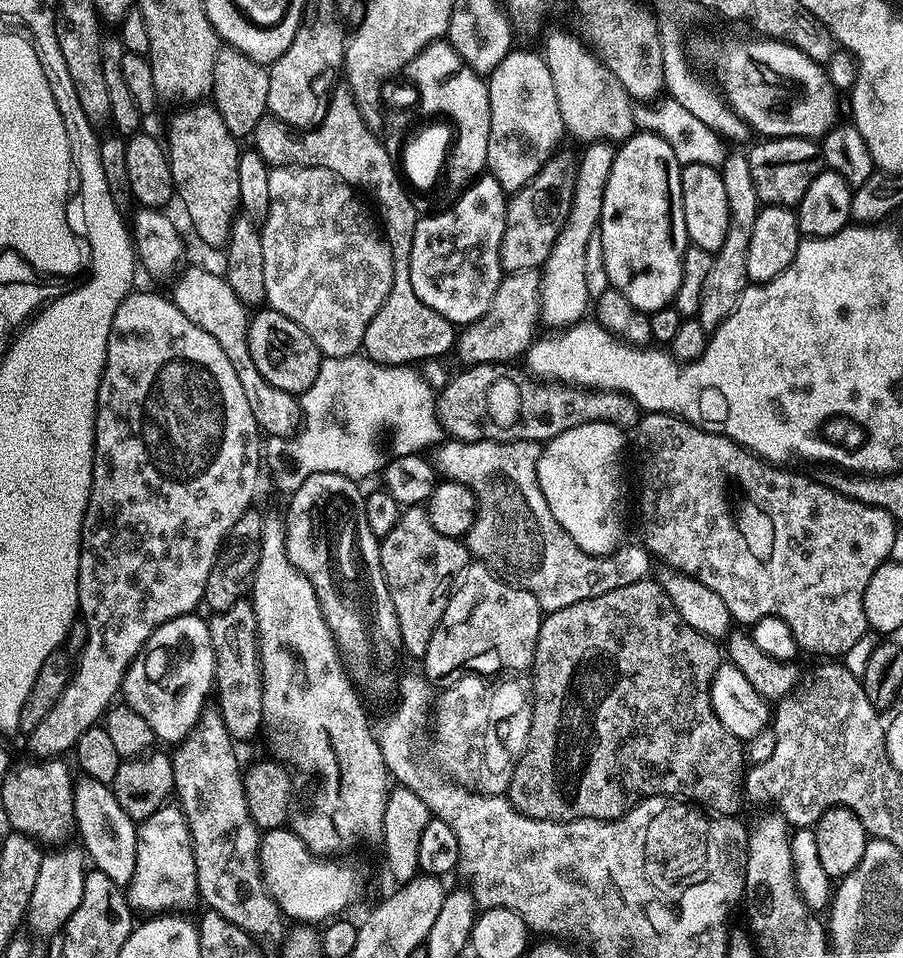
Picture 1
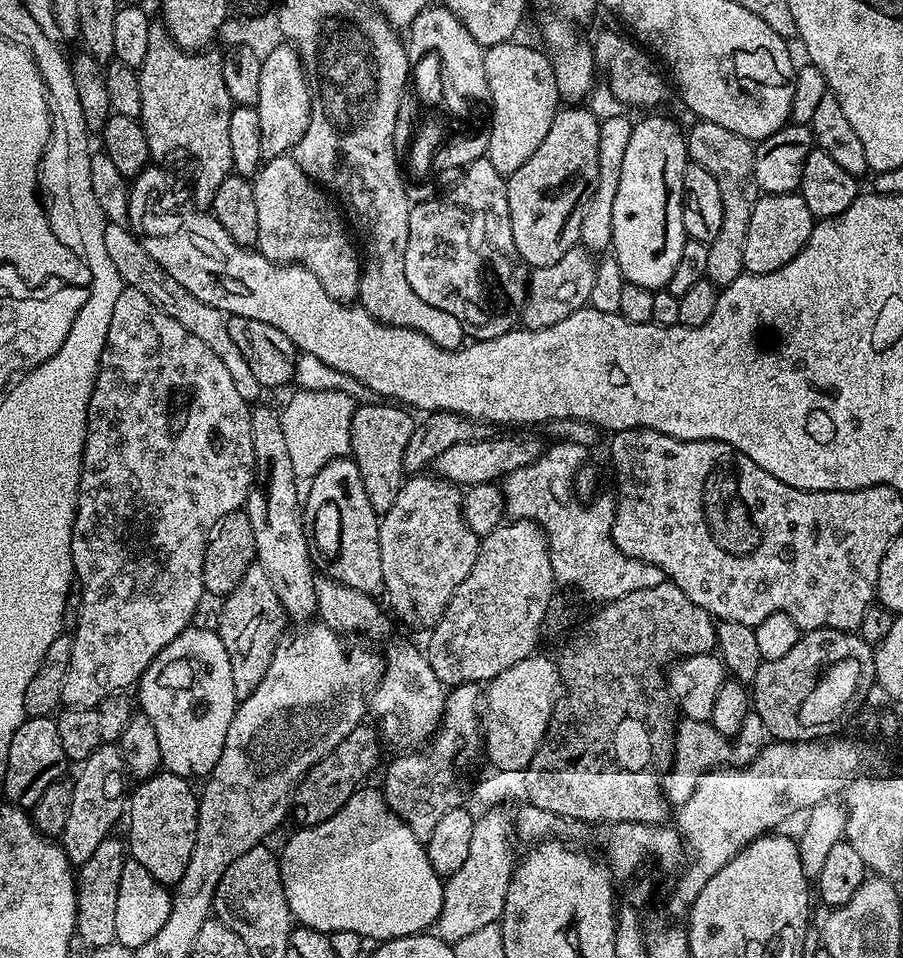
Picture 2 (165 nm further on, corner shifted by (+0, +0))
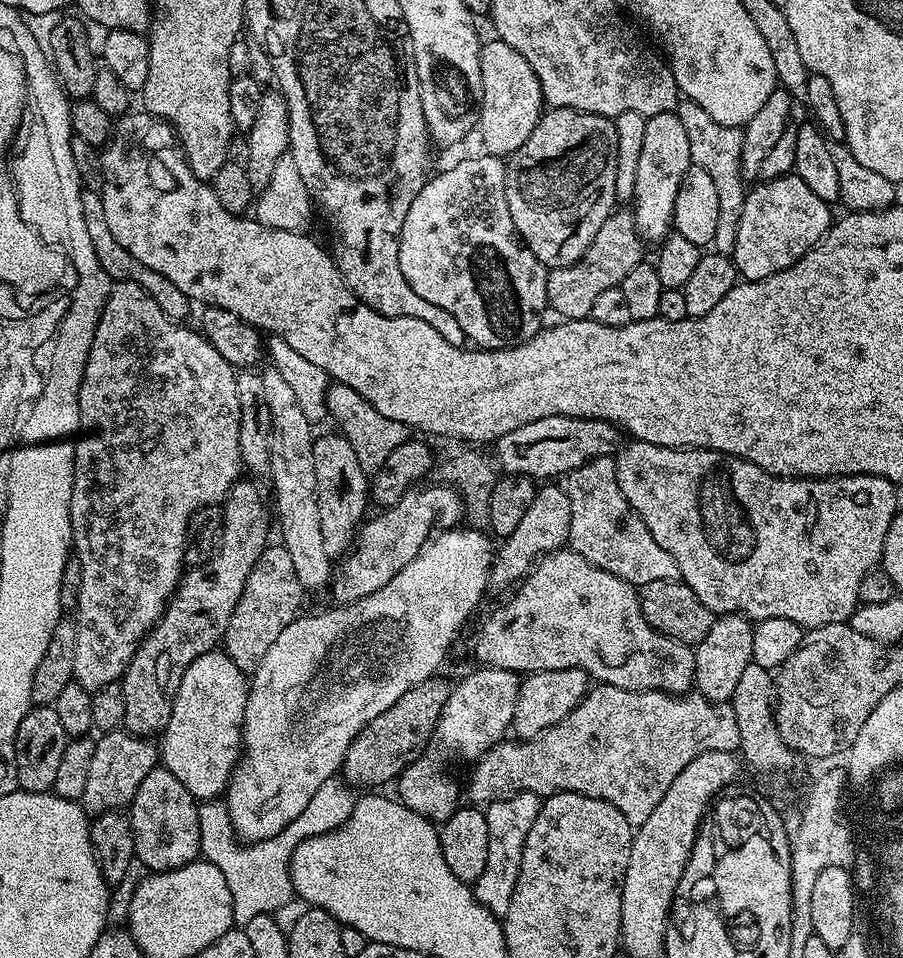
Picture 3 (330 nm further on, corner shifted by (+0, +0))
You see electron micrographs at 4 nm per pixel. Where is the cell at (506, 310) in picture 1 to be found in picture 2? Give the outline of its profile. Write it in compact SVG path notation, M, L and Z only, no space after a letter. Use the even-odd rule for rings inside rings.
M583 247L571 248L558 262L533 271L526 280L526 295L522 309L525 329L549 328L562 318L570 318L578 309L585 307L590 298L590 286L594 286L597 261Z

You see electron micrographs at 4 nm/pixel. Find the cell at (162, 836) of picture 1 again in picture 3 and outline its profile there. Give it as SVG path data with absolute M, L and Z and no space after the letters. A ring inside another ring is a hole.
M157 766L142 778L142 786L138 786L130 805L130 819L135 859L139 863L141 860L153 873L186 867L197 859L195 856L201 855L198 802L168 768Z

